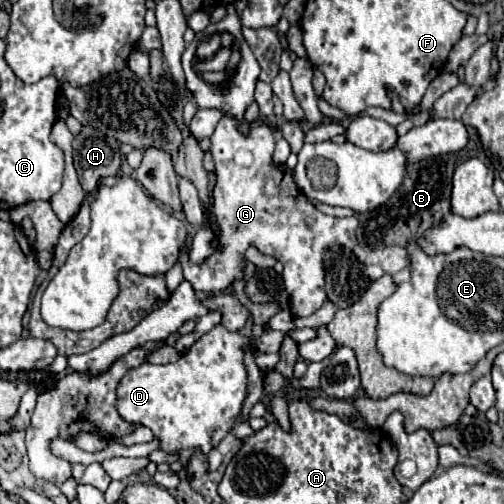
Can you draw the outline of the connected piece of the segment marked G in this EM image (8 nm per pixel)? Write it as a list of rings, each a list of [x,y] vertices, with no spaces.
[[[222,117],[218,127],[214,129],[210,137],[210,151],[216,163],[216,185],[212,191],[212,215],[218,223],[220,235],[218,235],[218,245],[220,249],[214,249],[214,253],[202,261],[194,263],[190,261],[190,245],[192,245],[192,235],[186,237],[184,249],[180,253],[180,265],[184,271],[184,279],[190,281],[190,285],[196,291],[204,293],[214,293],[214,291],[224,291],[232,287],[234,281],[242,279],[244,275],[244,263],[246,263],[246,249],[256,247],[260,253],[274,257],[276,261],[282,261],[284,265],[284,287],[290,297],[290,311],[294,317],[308,317],[314,311],[318,311],[326,303],[326,293],[324,293],[324,253],[326,249],[332,249],[334,245],[342,245],[344,249],[354,249],[358,245],[356,239],[356,227],[358,219],[356,217],[328,217],[324,215],[312,201],[298,189],[294,181],[294,169],[288,165],[276,165],[272,159],[274,153],[274,129],[264,125],[264,123],[250,123],[250,133],[242,133],[238,129],[238,121],[234,117]]]

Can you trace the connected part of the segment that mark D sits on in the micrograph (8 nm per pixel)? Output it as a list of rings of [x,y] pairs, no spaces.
[[[216,325],[202,335],[176,363],[142,363],[130,369],[118,385],[116,409],[132,425],[144,425],[160,441],[160,449],[178,453],[184,471],[194,453],[210,455],[232,431],[248,395],[248,373],[244,367],[244,343],[240,333]]]

